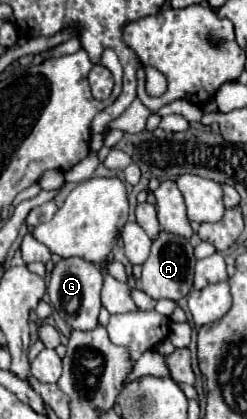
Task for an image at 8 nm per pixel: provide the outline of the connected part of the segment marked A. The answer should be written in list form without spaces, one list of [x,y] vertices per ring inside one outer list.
[[[160,232],[160,236],[152,242],[152,252],[150,252],[148,260],[142,264],[140,286],[154,300],[168,298],[168,300],[176,302],[182,296],[188,296],[192,290],[194,264],[196,264],[196,258],[194,258],[194,248],[192,248],[190,240],[176,236],[176,234]]]

